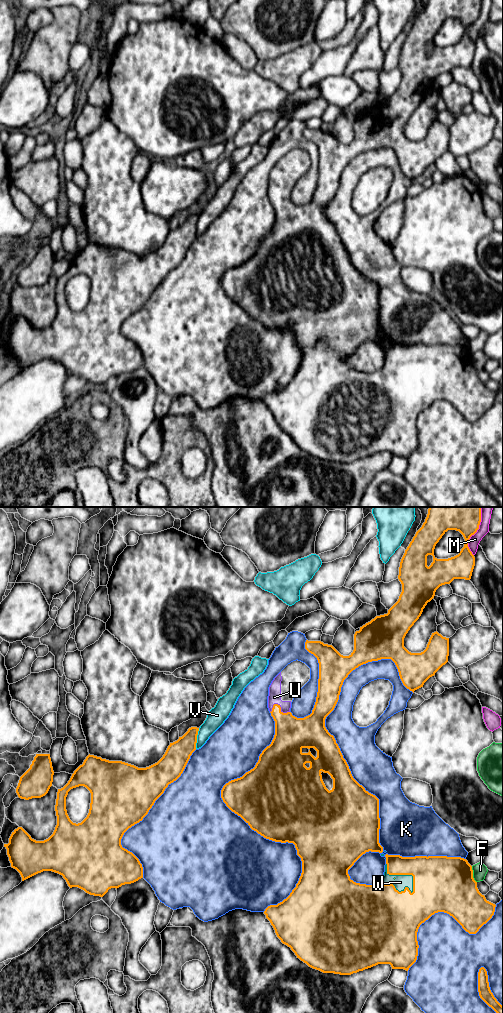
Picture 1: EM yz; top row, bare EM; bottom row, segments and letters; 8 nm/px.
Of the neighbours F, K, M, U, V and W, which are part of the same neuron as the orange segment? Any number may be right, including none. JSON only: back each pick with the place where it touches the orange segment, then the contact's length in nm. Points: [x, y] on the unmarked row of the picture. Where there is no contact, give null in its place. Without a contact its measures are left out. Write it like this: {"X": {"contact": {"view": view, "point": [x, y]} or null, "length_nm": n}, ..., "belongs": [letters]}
{"U": {"contact": {"view": "yz", "point": [279, 194]}, "length_nm": 160}, "W": {"contact": {"view": "yz", "point": [404, 362]}, "length_nm": 320}, "belongs": ["U", "W"]}

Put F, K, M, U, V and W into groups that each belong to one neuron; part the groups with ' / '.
F / K / M / U W / V

